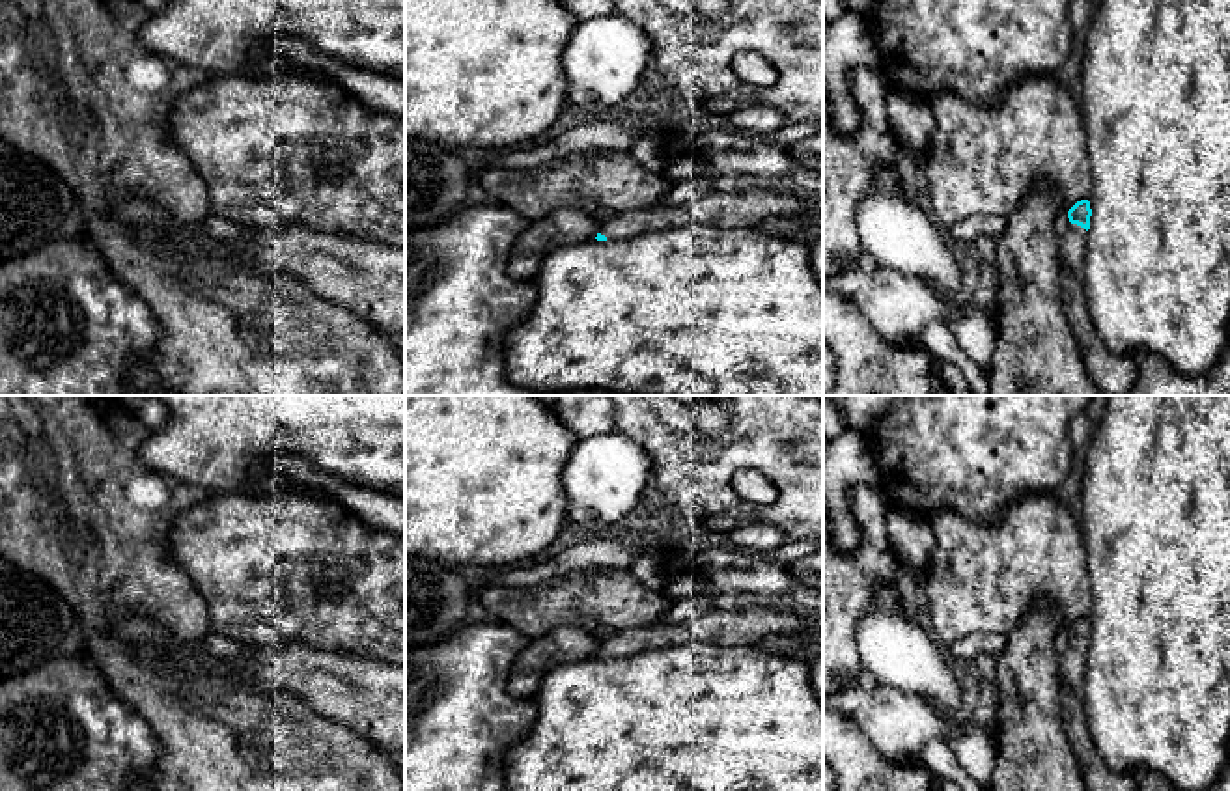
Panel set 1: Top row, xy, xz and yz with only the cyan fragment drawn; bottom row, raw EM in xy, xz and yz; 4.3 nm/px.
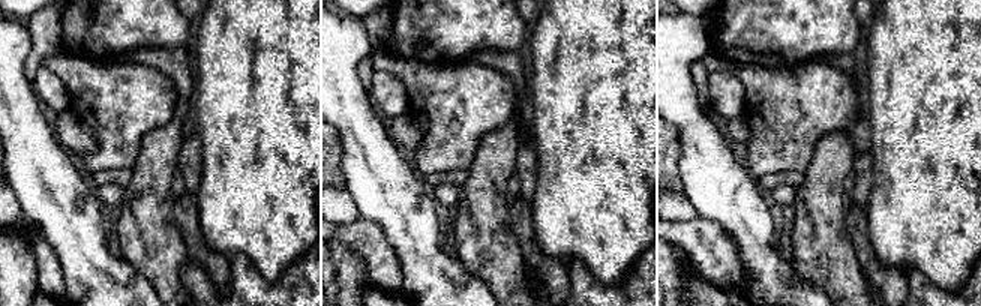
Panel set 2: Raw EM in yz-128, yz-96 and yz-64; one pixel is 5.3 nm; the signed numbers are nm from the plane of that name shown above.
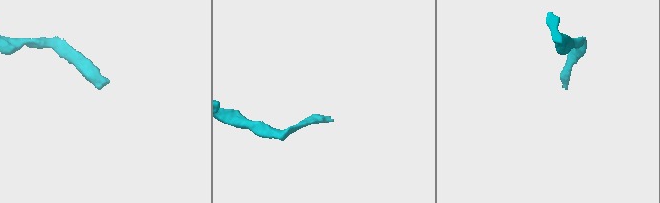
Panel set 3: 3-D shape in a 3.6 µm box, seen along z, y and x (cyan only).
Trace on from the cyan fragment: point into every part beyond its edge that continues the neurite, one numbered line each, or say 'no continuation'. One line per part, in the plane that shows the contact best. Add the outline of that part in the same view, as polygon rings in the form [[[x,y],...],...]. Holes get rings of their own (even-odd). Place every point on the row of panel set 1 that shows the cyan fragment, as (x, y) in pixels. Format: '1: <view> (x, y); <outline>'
1: yz (1072, 245); [[[1068,224],[1068,231],[1058,239],[1060,267],[1083,276],[1083,257],[1086,248],[1086,229]]]

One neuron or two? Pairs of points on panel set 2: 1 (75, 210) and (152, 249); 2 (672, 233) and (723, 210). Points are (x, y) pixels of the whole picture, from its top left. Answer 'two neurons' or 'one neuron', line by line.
1: two neurons
2: two neurons

